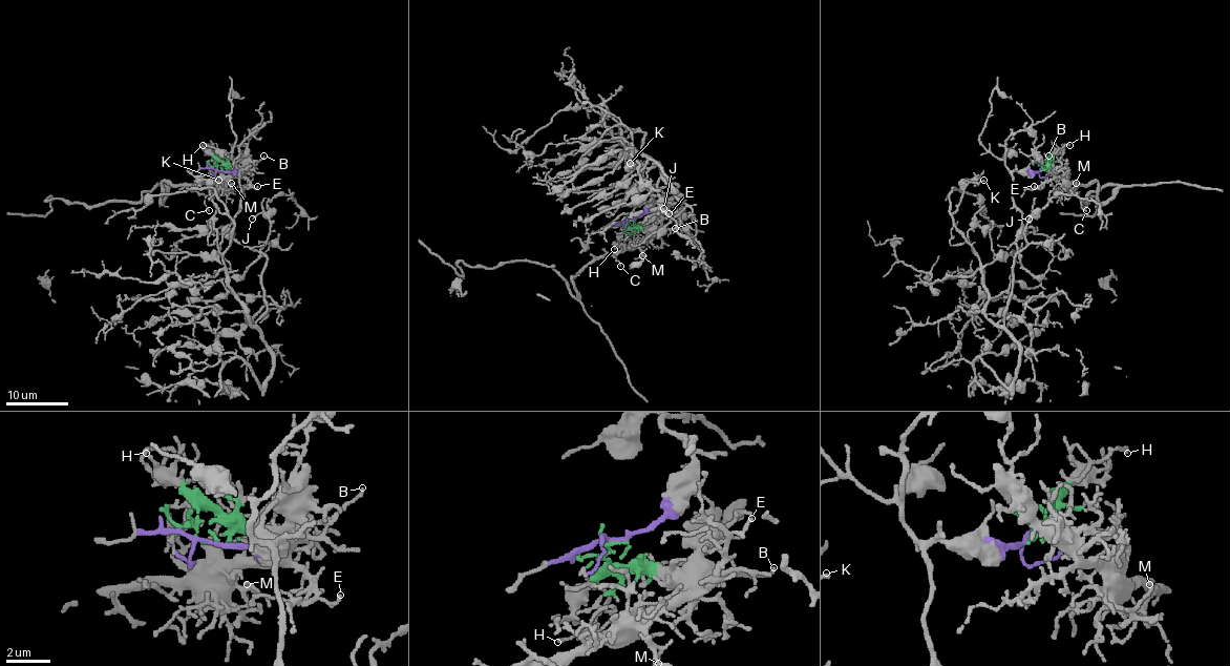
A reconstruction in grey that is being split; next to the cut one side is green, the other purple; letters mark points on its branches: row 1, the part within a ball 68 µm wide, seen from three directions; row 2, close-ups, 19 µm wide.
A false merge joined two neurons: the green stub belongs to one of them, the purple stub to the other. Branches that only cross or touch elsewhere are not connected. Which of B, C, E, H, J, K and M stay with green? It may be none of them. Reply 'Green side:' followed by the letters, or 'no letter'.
Green side: B, C, E, H, M

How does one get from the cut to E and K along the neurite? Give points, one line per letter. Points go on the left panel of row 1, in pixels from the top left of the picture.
E: (219, 170), (223, 165), (230, 165), (255, 188), (258, 186)
K: (219, 170), (239, 170), (229, 232), (266, 257), (255, 325), (223, 258), (233, 226), (213, 201), (219, 180)

